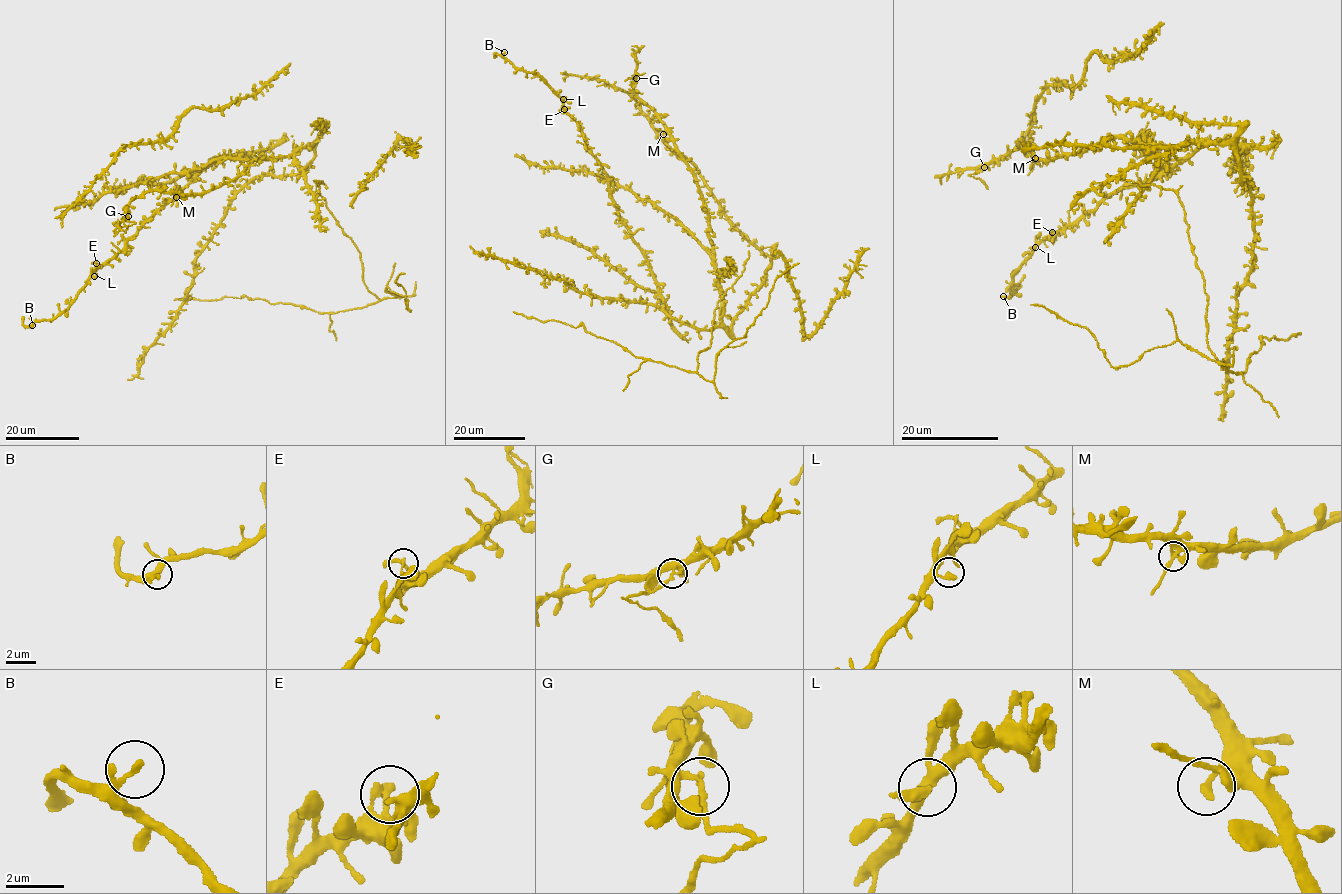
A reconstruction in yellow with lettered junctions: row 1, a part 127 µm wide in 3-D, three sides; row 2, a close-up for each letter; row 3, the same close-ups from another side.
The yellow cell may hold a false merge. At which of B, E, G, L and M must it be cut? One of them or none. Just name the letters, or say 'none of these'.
G

